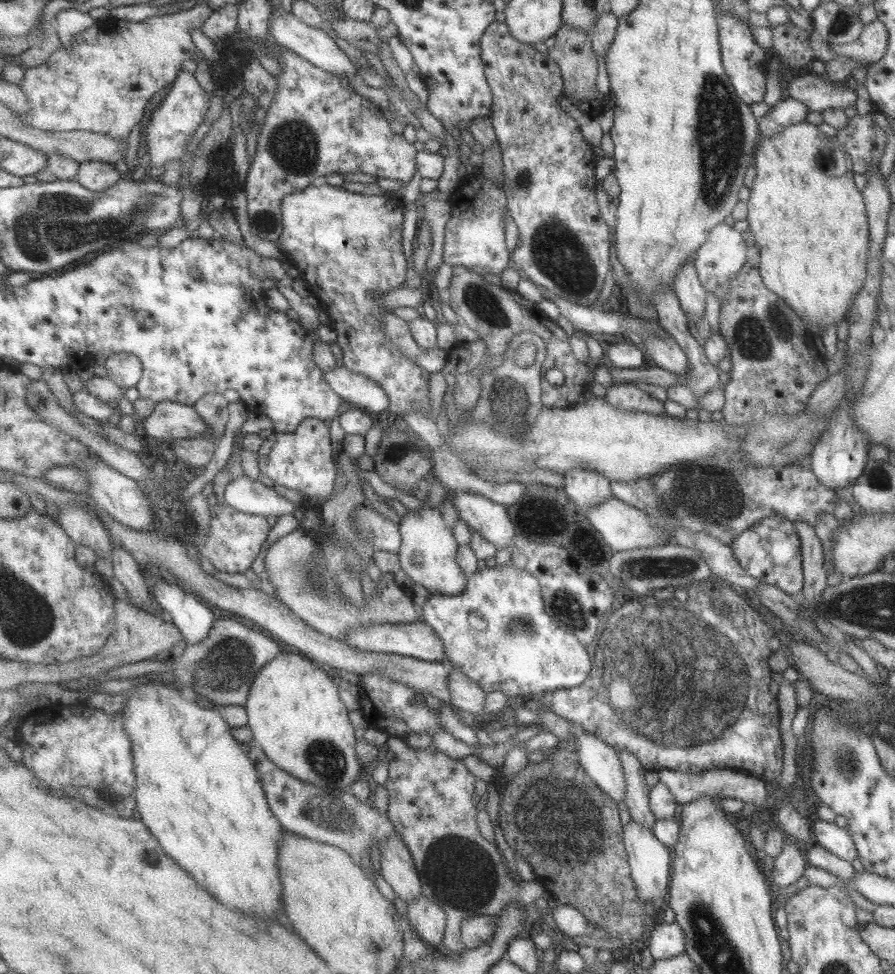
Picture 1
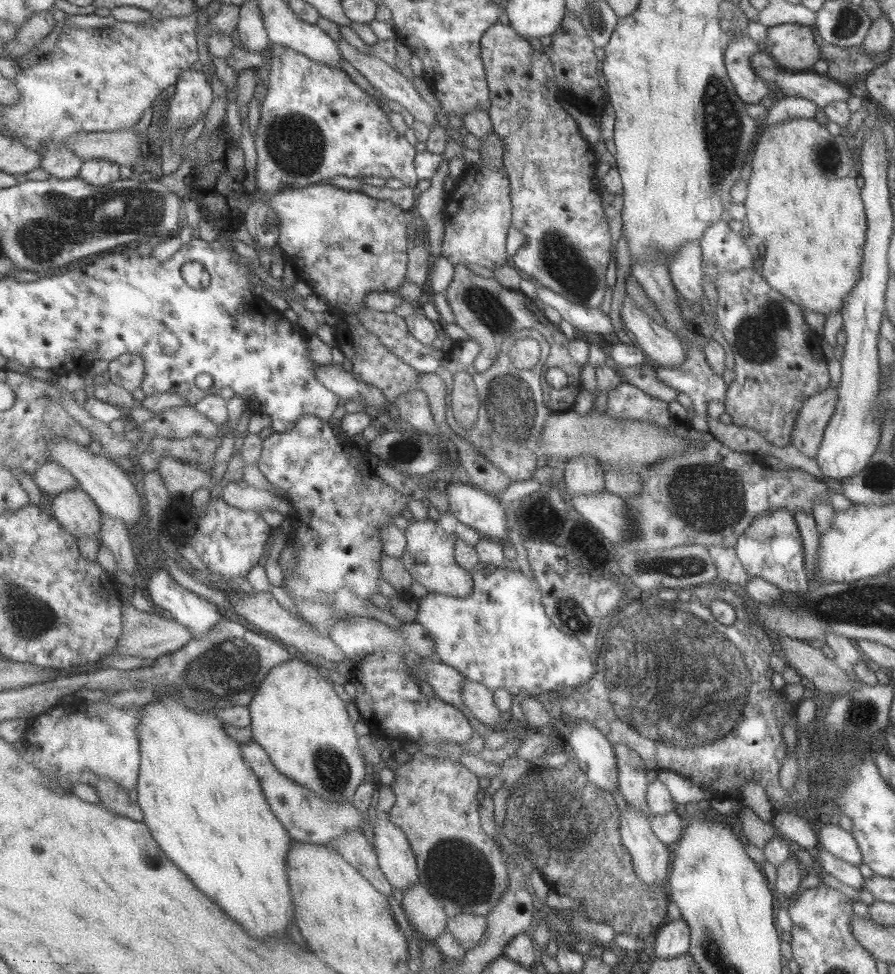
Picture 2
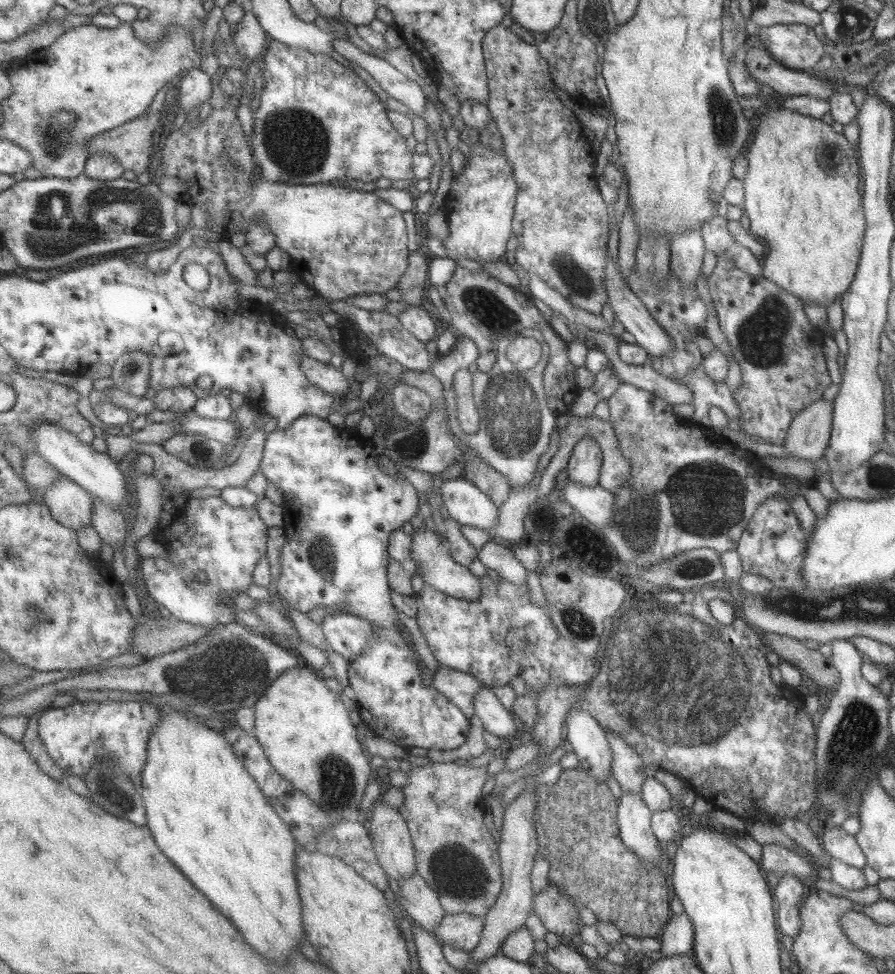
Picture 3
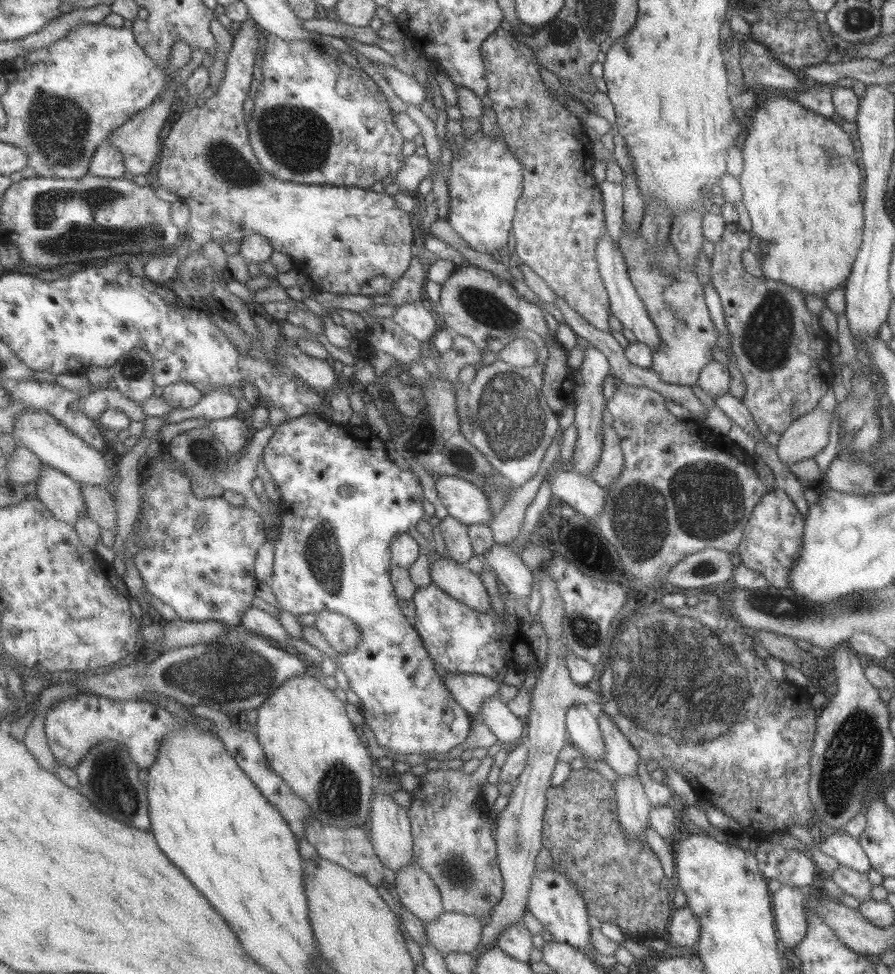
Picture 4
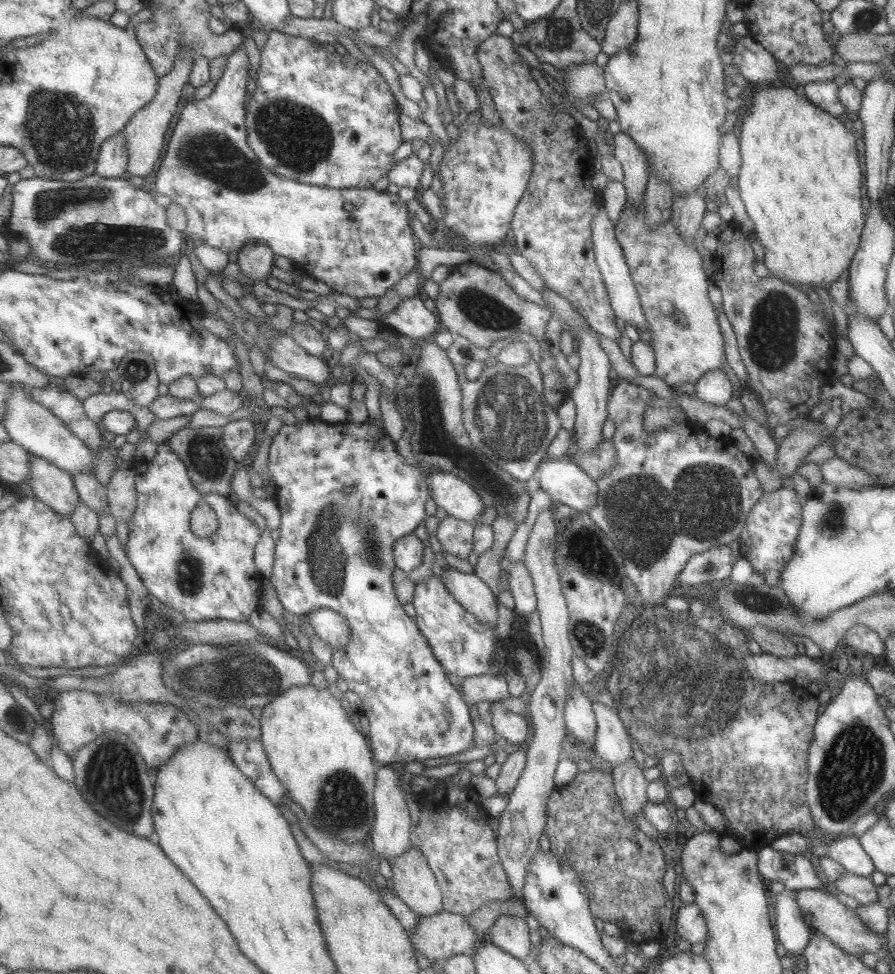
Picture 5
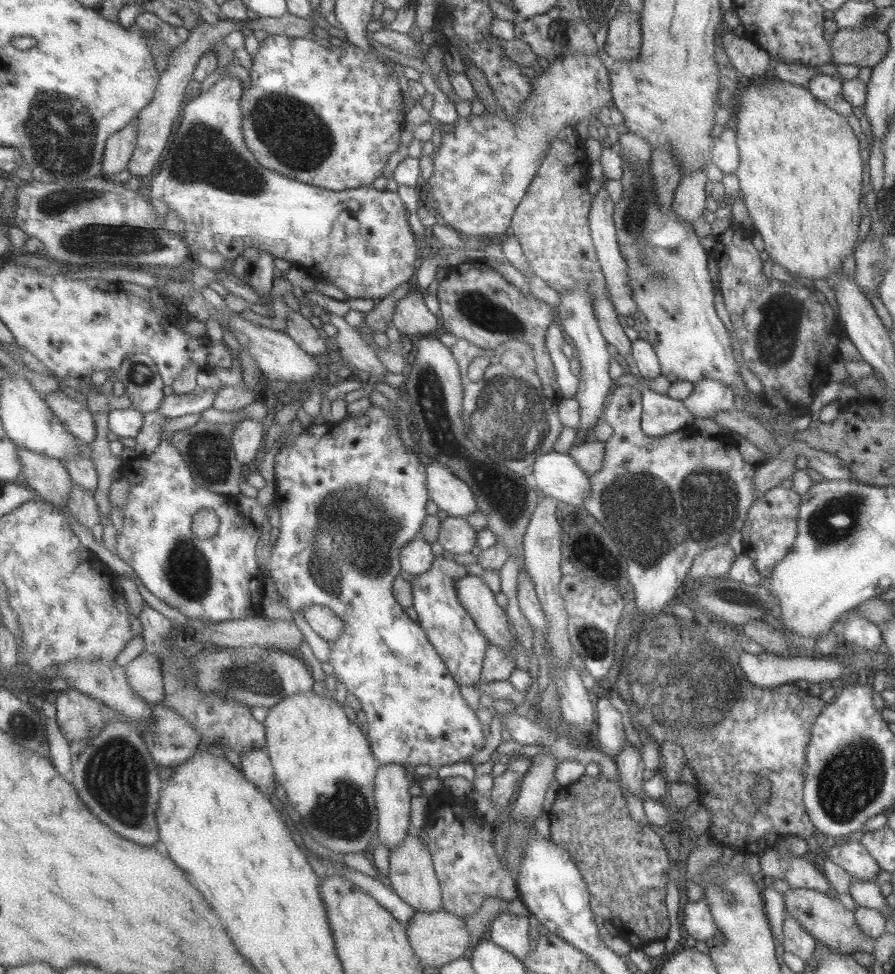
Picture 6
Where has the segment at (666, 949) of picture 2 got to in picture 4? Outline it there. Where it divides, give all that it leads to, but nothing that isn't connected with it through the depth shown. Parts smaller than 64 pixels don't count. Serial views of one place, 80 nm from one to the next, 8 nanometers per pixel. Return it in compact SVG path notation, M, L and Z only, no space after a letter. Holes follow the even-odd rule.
M683 907L675 910L669 923L665 940L670 946L695 946L699 940L699 923L691 910Z

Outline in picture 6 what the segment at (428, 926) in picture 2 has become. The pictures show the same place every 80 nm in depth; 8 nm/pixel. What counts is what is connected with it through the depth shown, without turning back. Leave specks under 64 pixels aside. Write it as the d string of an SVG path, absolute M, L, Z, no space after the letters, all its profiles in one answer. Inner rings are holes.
M410 831L404 844L399 850L393 851L389 856L389 879L391 888L401 896L403 901L413 906L418 912L433 913L444 909L443 892L440 878L434 867L433 855L428 844L419 838L419 832Z

